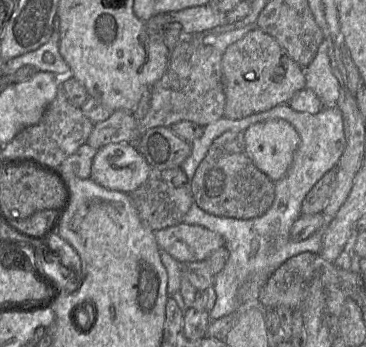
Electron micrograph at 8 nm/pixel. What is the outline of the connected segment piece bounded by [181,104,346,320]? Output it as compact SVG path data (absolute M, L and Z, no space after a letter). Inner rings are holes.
M280 104L268 111L255 113L239 120L222 117L206 125L203 128L203 134L191 142L191 153L181 164L181 168L187 176L185 186L189 187L198 165L217 137L226 131L244 132L255 123L274 119L285 120L293 125L300 136L300 143L286 174L275 182L275 198L269 210L260 217L245 220L209 214L193 202L182 220L185 224L199 225L221 235L225 242L224 247L229 252L224 268L214 277L213 288L216 300L213 308L209 311L210 320L219 319L247 306L239 305L237 291L250 274L266 273L270 276L288 259L304 252L319 254L322 248L323 230L298 242L291 239L290 230L294 222L301 216L302 202L308 192L338 164L344 153L346 139L343 117L338 106L324 108L317 114L310 114L295 111L289 104Z

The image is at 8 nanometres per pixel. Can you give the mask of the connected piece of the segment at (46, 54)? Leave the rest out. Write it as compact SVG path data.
M56 14L53 20L53 32L49 40L34 51L27 52L4 62L8 69L3 71L14 73L23 66L33 66L38 71L52 72L58 78L71 75L68 64L59 52L59 24L60 20Z

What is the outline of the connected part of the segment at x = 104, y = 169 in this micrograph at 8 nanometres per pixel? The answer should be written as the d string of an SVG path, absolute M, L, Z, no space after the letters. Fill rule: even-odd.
M110 143L93 158L90 179L114 191L129 194L140 187L153 170L134 144Z

